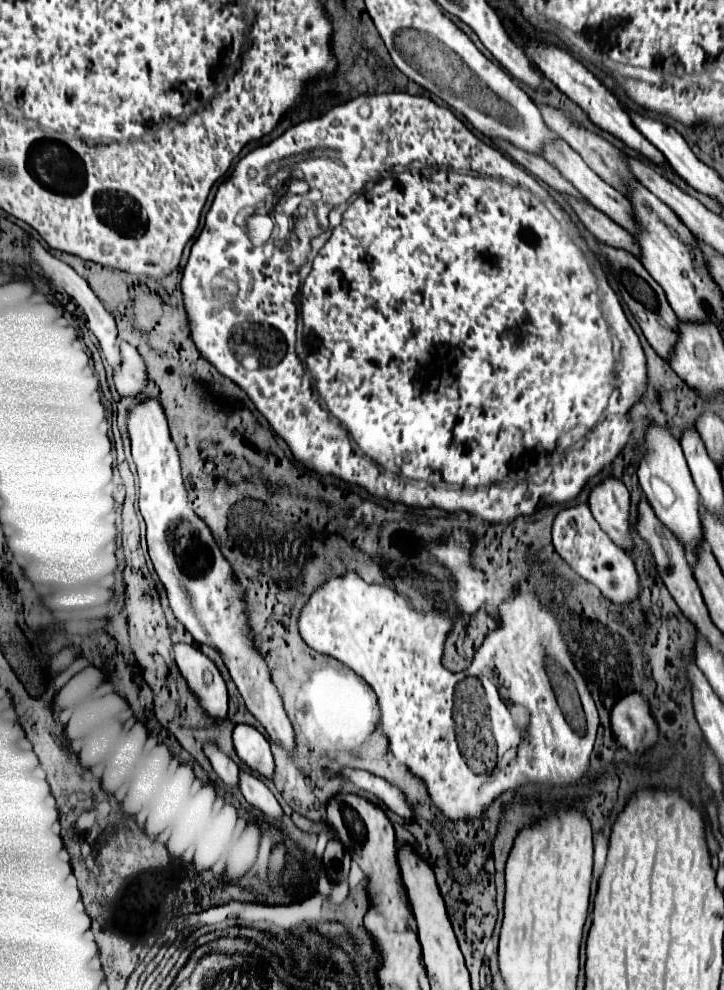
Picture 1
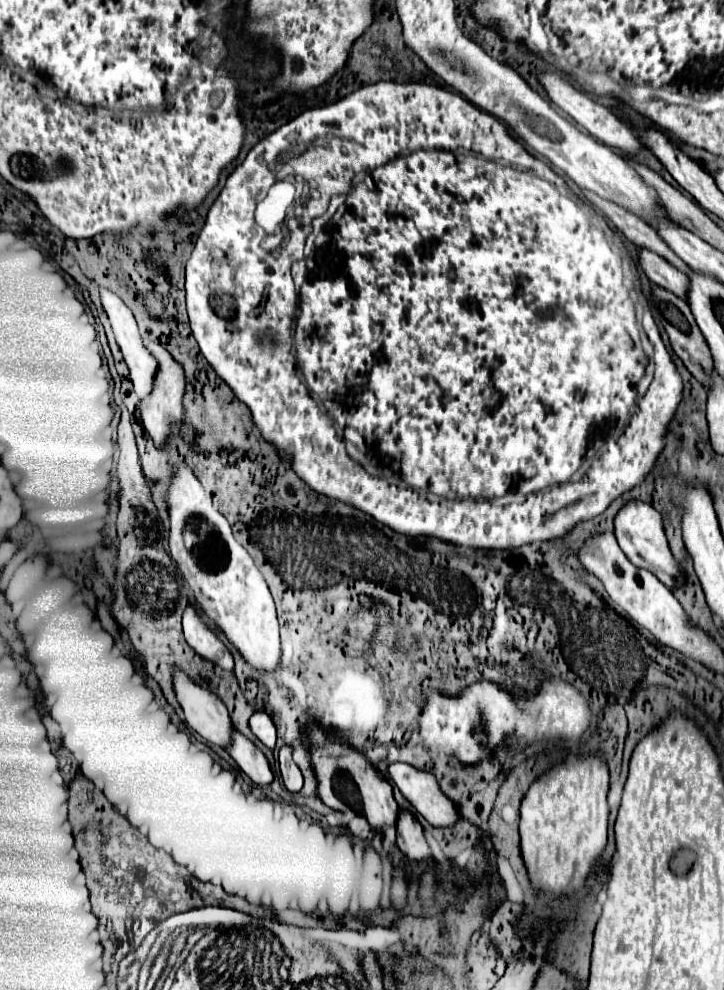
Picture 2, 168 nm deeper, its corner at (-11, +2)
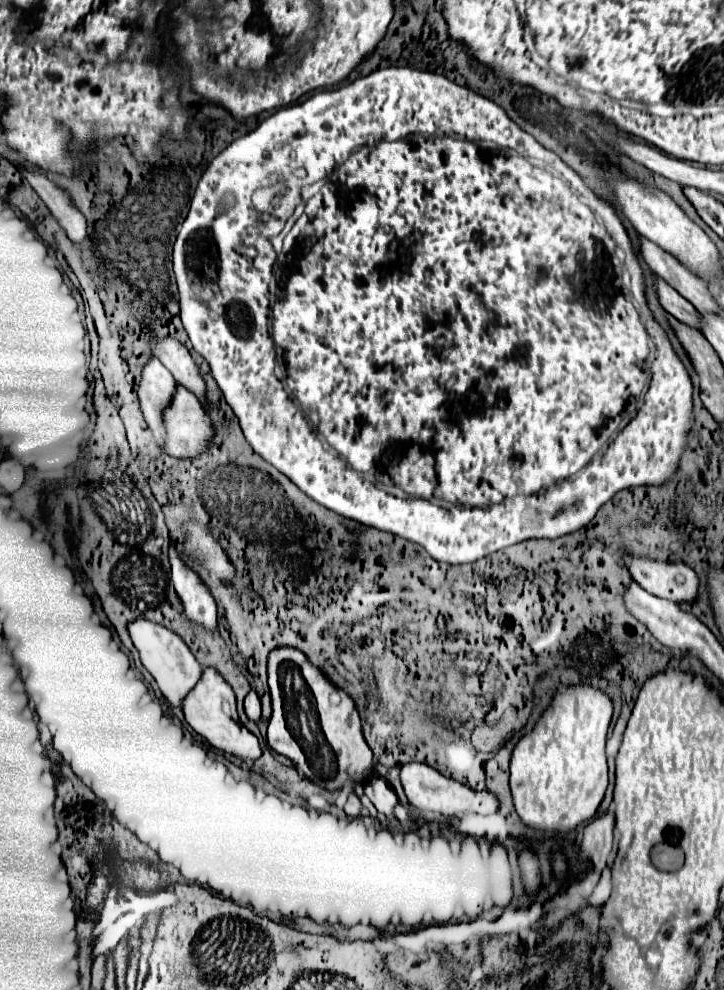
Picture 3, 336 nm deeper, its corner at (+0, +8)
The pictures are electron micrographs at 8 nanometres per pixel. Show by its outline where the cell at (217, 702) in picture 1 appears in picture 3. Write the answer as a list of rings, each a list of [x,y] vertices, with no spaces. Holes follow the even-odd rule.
[[[170,540],[170,566],[172,566],[172,584],[184,604],[184,614],[188,620],[202,624],[208,630],[216,628],[216,600],[210,590],[204,586],[200,576],[186,566],[174,542]]]

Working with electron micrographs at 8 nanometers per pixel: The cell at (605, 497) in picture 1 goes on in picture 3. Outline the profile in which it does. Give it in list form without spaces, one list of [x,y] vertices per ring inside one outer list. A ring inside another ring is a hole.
[[[624,556],[624,560],[632,578],[652,596],[672,600],[674,604],[682,602],[690,604],[698,598],[700,578],[690,566],[682,562],[672,564],[672,562],[646,560],[640,556]]]

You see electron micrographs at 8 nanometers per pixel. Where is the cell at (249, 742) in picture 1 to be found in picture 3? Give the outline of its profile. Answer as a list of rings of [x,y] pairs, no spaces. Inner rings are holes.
[[[250,690],[248,696],[244,698],[244,708],[246,708],[246,714],[250,720],[254,720],[254,722],[260,720],[260,698],[254,690]]]

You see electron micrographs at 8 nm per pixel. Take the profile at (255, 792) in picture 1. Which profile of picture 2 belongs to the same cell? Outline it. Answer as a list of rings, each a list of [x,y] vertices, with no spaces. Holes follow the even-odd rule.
[[[233,730],[233,744],[227,750],[231,758],[237,762],[237,766],[261,788],[269,788],[273,782],[273,772],[269,768],[269,762],[265,754],[243,734]]]

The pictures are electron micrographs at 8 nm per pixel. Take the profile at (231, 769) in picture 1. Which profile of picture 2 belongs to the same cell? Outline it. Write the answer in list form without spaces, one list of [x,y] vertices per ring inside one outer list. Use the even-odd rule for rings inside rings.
[[[175,670],[175,694],[185,712],[189,728],[199,732],[207,742],[227,750],[231,746],[231,720],[225,704],[207,688],[197,686],[183,672]]]

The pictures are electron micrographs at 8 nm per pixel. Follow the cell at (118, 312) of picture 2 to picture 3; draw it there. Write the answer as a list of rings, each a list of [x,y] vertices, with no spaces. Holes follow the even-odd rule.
[[[152,356],[152,360],[142,370],[142,382],[138,384],[138,398],[140,406],[146,418],[146,424],[154,432],[156,440],[164,440],[164,408],[168,408],[168,402],[172,402],[172,396],[176,394],[176,380],[160,364],[158,358]]]

